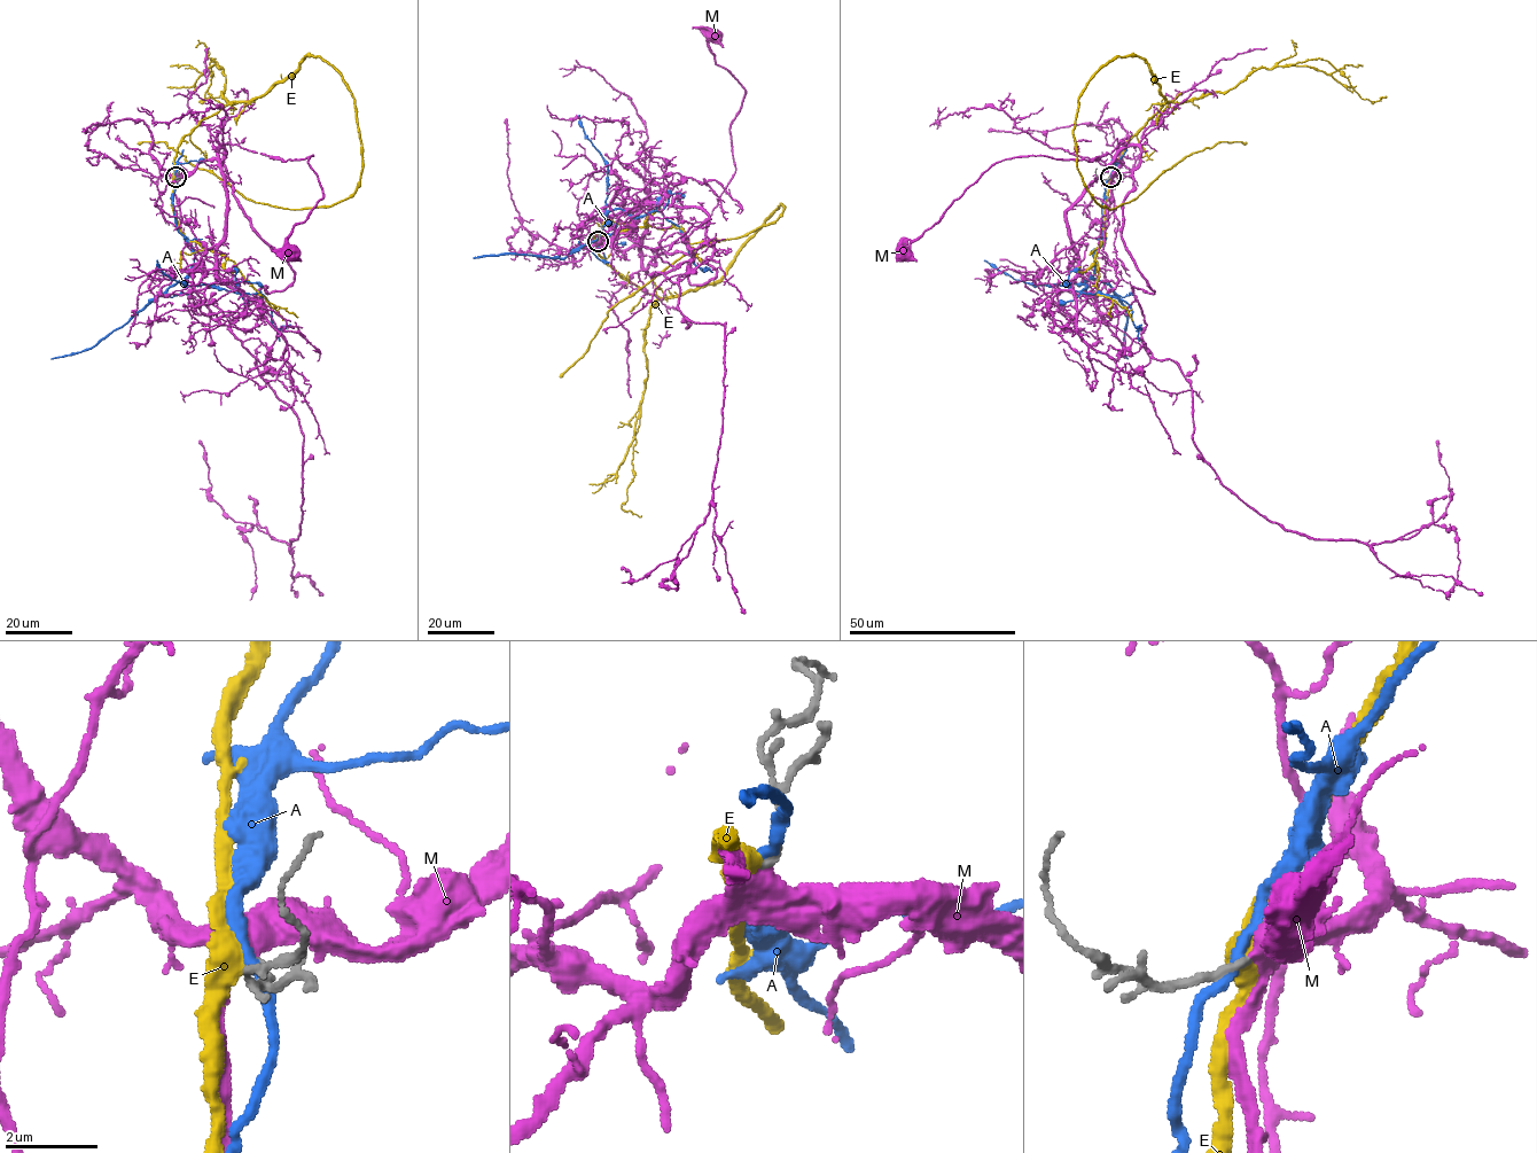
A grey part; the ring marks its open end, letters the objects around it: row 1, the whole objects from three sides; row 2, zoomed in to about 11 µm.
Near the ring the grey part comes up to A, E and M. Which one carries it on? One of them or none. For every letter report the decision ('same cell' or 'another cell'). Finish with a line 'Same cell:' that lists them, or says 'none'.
A: another cell
E: another cell
M: same cell
Same cell: M

